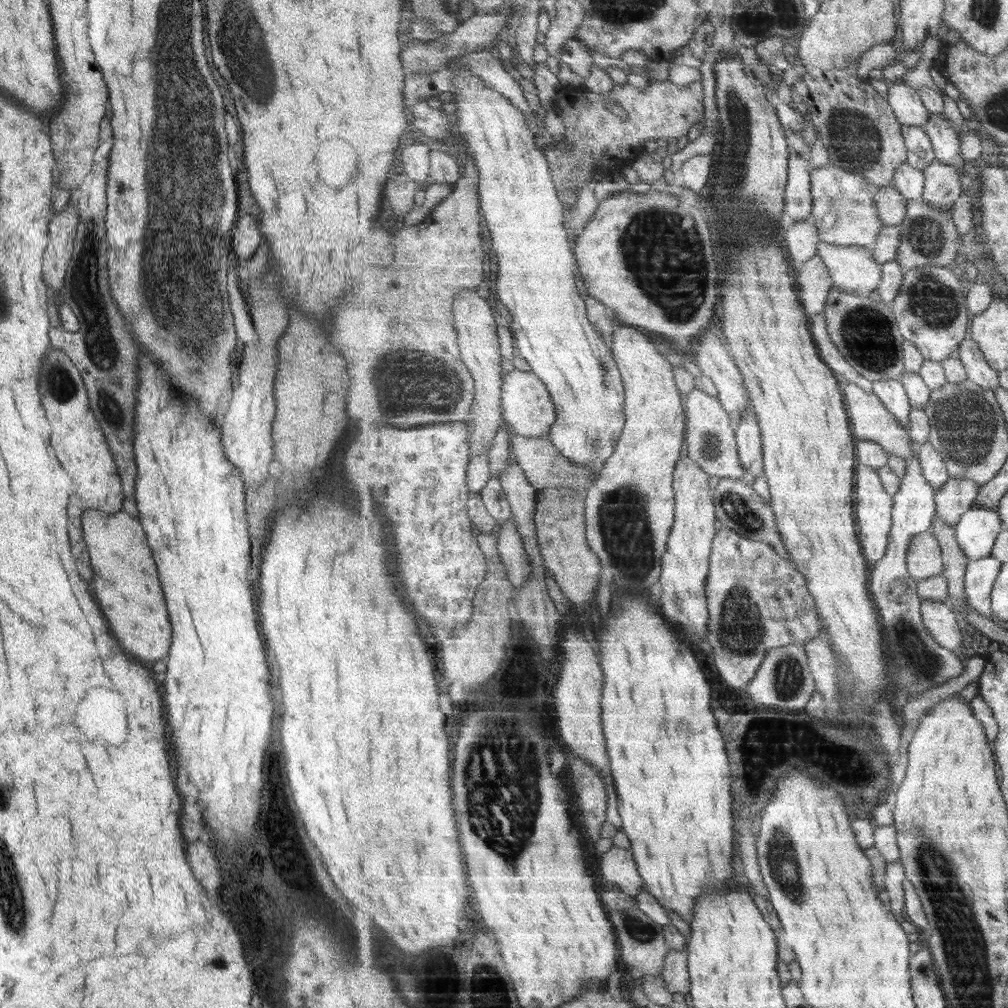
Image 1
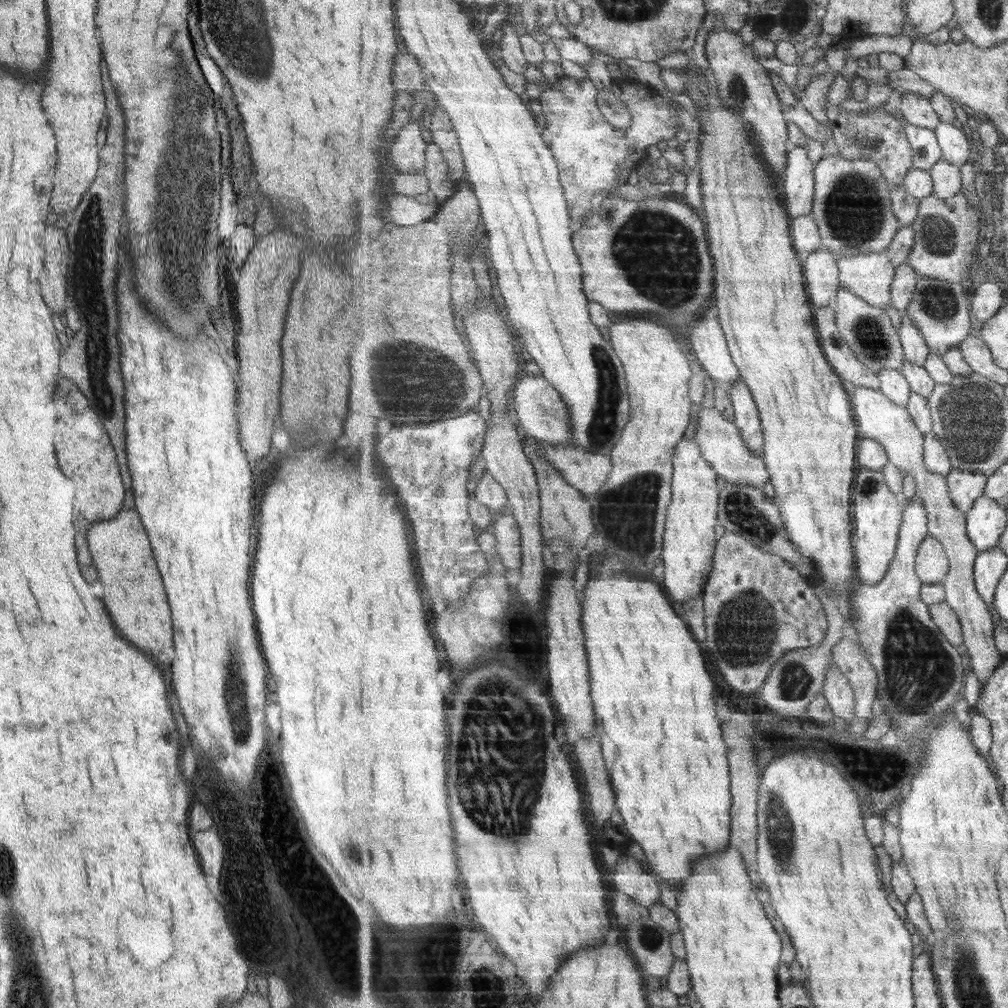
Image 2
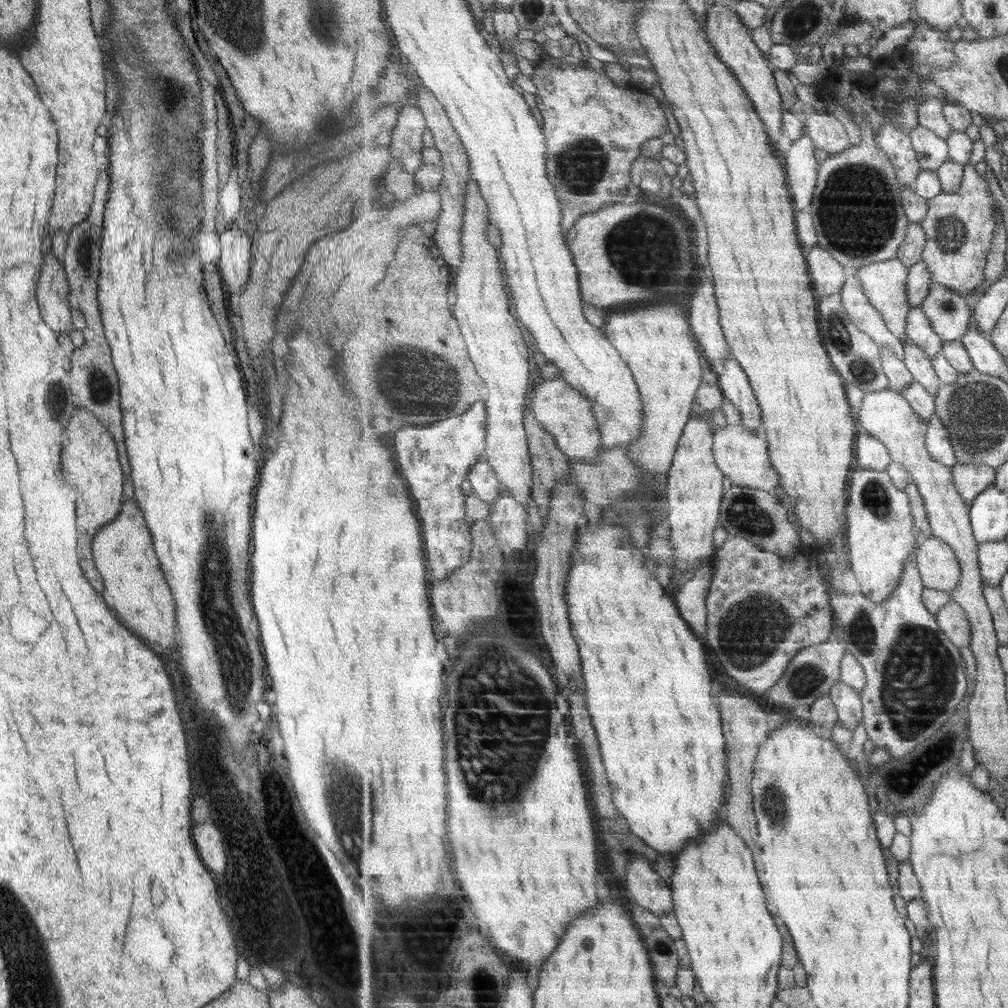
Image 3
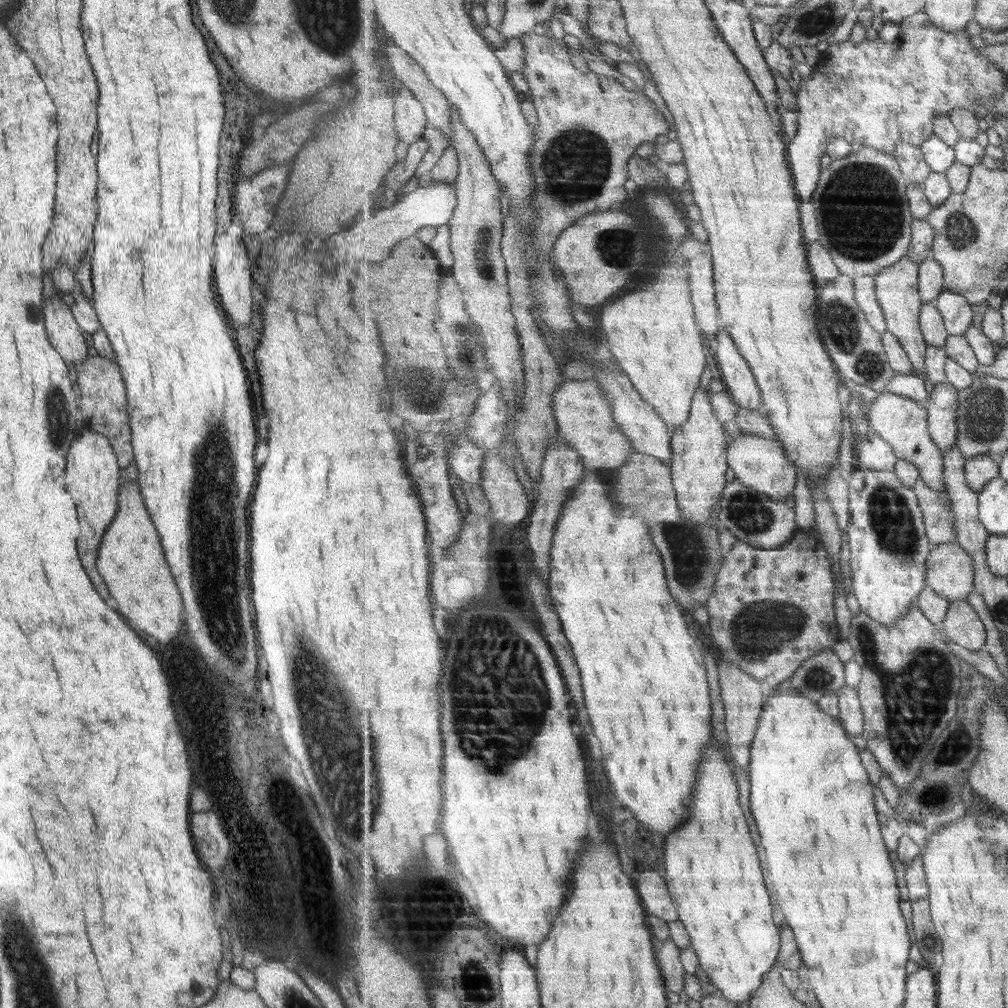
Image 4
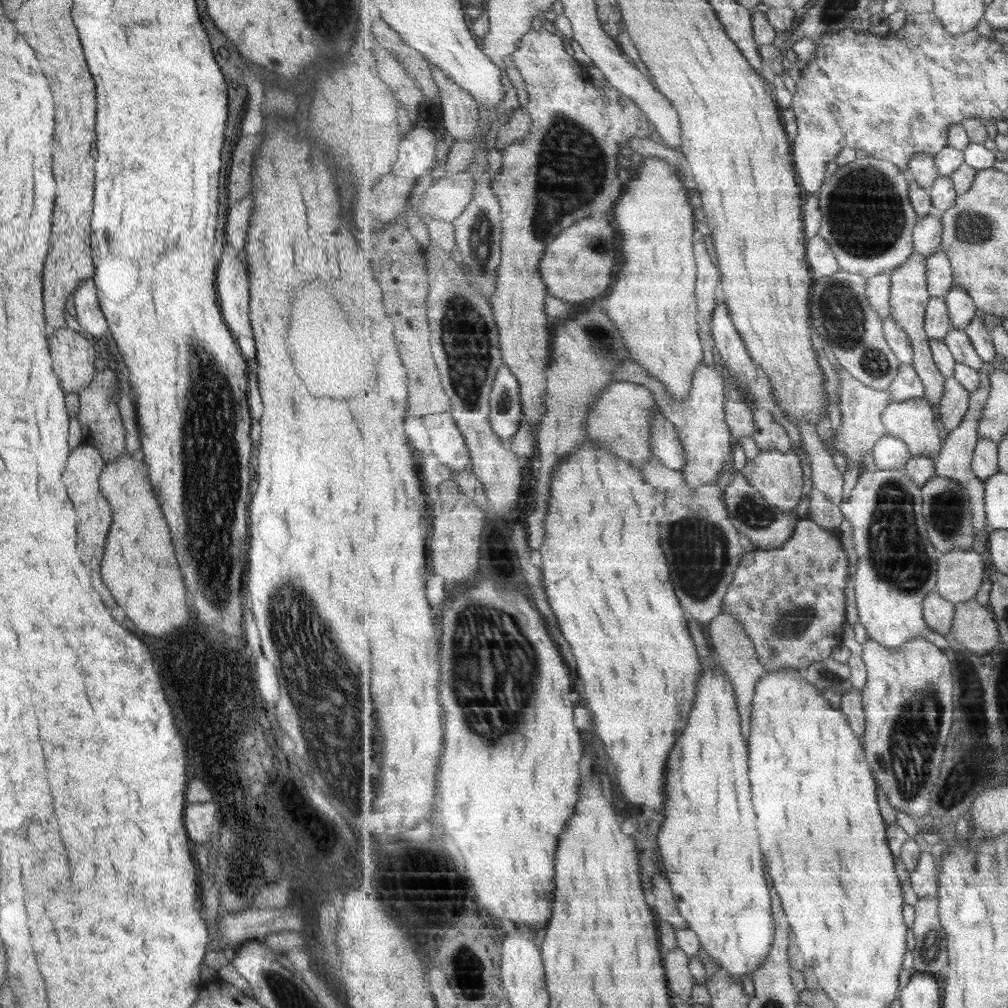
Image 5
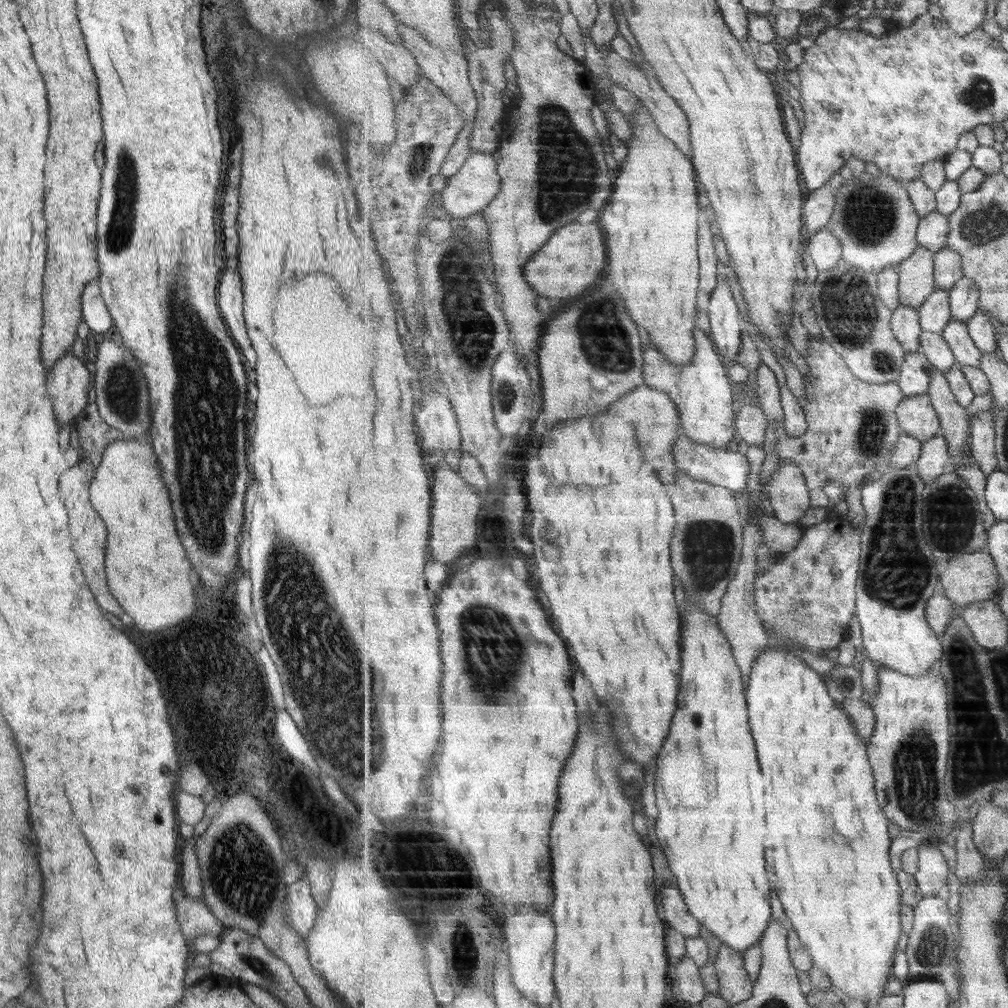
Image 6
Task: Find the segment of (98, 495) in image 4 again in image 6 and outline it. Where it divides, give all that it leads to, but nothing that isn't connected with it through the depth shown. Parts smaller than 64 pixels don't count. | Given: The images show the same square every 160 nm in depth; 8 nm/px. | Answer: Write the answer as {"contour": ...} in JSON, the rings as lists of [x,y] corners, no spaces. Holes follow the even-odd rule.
{"contour":[[[82,460],[63,471],[58,478],[58,495],[63,503],[66,519],[68,537],[71,539],[71,550],[77,557],[78,565],[81,567],[83,577],[87,578],[87,586],[93,594],[97,604],[109,612],[119,616],[123,610],[119,608],[119,604],[111,598],[107,586],[105,586],[105,574],[103,574],[103,552],[105,552],[105,532],[106,528],[103,521],[98,517],[94,508],[90,505],[88,499],[88,490],[90,487],[91,478],[93,478],[94,469],[91,463],[87,460]]]}

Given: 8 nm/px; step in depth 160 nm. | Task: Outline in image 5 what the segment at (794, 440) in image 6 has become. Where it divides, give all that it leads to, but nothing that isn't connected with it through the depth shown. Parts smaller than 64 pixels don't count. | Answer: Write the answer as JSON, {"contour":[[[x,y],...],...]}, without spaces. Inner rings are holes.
{"contour":[[[840,364],[838,366],[840,377],[840,407],[838,409],[843,417],[843,422],[832,446],[842,454],[845,460],[852,458],[861,461],[865,458],[865,454],[872,453],[875,444],[881,441],[884,435],[887,435],[882,416],[893,400],[889,390],[877,390],[875,387],[867,386],[858,378],[851,376]],[[756,405],[752,411],[756,426],[752,438],[757,446],[761,450],[779,450],[785,454],[791,452],[793,450],[791,438],[773,413]]]}

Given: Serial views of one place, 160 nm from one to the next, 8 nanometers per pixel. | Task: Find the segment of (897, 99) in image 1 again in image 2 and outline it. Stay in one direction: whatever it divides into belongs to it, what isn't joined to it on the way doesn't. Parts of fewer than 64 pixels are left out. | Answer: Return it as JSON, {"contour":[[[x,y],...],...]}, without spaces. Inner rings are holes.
{"contour":[[[917,93],[903,94],[900,108],[897,111],[903,114],[905,123],[934,131],[941,121],[929,99]]]}

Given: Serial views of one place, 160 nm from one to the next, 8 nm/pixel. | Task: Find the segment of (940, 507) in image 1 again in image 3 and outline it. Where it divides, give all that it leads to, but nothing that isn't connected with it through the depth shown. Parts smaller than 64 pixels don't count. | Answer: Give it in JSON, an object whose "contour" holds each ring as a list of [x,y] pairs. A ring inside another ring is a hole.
{"contour":[[[957,463],[952,467],[955,486],[959,494],[966,499],[968,504],[975,502],[975,499],[987,487],[994,484],[996,469],[989,465],[972,465]]]}

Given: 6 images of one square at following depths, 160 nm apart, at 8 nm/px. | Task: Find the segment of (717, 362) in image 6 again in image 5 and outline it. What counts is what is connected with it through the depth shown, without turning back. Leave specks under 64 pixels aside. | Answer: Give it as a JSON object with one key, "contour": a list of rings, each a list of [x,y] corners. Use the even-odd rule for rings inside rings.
{"contour":[[[633,360],[621,363],[617,367],[617,371],[613,373],[619,382],[633,382],[651,390],[658,402],[658,408],[671,422],[674,422],[679,440],[681,440],[688,458],[683,474],[689,486],[694,489],[716,483],[723,466],[732,460],[731,438],[733,436],[731,436],[730,426],[726,421],[727,393],[725,392],[725,382],[718,371],[715,368],[709,368],[707,364],[700,365],[694,374],[694,384],[691,387],[690,396],[683,402],[674,399],[660,380],[651,376],[645,368]]]}

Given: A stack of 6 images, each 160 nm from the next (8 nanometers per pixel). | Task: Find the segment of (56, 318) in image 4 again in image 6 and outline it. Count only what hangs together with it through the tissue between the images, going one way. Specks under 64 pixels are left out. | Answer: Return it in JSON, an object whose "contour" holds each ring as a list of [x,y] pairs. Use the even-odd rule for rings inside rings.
{"contour":[[[71,352],[63,355],[47,372],[44,380],[46,398],[59,427],[71,425],[88,405],[87,390],[91,384],[91,373],[92,369],[86,366],[86,362],[73,357]]]}

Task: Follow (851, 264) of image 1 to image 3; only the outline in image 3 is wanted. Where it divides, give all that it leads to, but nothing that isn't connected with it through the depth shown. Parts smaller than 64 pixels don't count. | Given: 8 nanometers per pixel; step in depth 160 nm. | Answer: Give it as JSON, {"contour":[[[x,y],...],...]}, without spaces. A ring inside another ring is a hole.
{"contour":[[[893,258],[887,262],[874,262],[869,266],[862,266],[856,270],[855,275],[863,283],[863,290],[871,304],[883,316],[887,327],[893,335],[905,340],[907,336],[907,317],[911,311],[911,304],[907,298],[907,283],[910,270],[903,264],[902,260]]]}

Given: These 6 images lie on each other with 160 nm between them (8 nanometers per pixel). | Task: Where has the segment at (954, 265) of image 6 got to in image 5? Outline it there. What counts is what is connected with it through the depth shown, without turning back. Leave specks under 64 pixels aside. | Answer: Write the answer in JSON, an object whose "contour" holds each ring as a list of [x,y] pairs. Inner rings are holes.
{"contour":[[[943,250],[928,258],[927,278],[930,297],[933,298],[946,298],[955,287],[954,270],[949,255]]]}

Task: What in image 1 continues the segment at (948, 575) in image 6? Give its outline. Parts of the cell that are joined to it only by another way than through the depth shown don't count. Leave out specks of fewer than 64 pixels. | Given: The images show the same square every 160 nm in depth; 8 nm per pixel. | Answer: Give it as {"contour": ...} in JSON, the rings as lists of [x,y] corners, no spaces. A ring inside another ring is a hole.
{"contour":[[[931,530],[912,538],[908,556],[911,578],[921,581],[944,572],[942,547]]]}

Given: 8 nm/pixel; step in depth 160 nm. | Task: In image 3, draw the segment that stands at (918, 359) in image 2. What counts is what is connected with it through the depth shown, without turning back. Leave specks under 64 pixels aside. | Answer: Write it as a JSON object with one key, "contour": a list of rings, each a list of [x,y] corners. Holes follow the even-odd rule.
{"contour":[[[920,307],[911,308],[909,317],[907,317],[907,336],[921,349],[925,350],[929,358],[935,357],[941,353],[944,343],[941,342],[941,336],[937,336],[929,317]]]}

